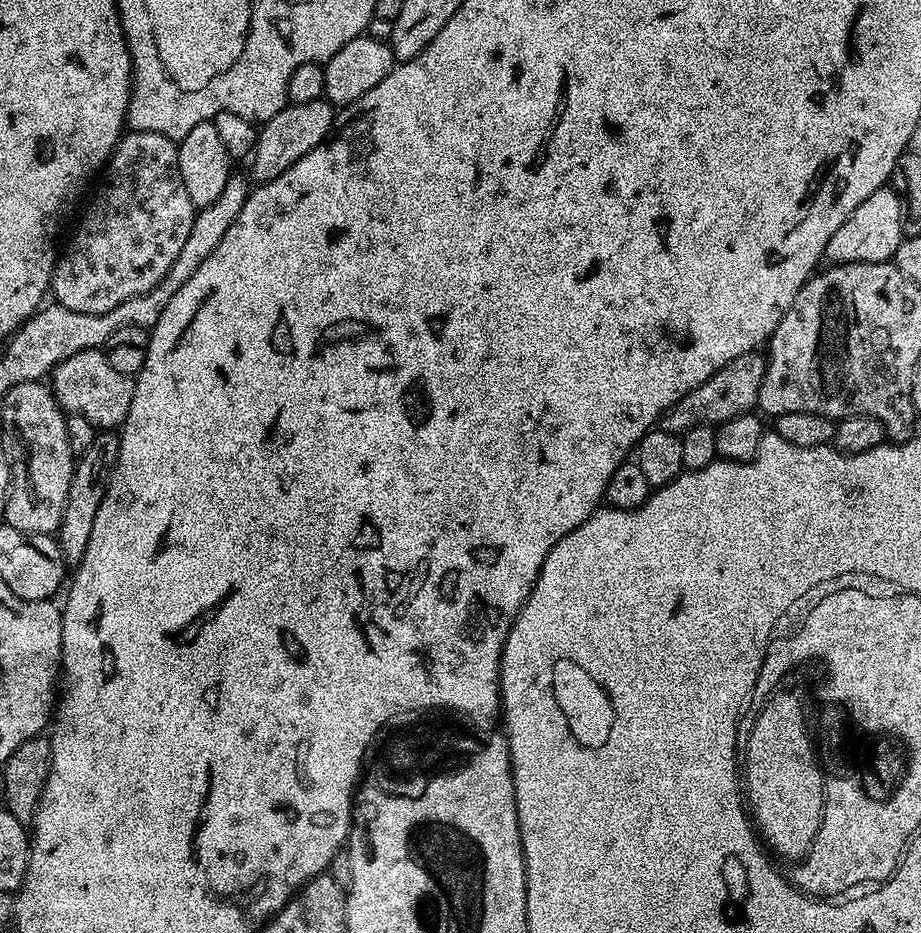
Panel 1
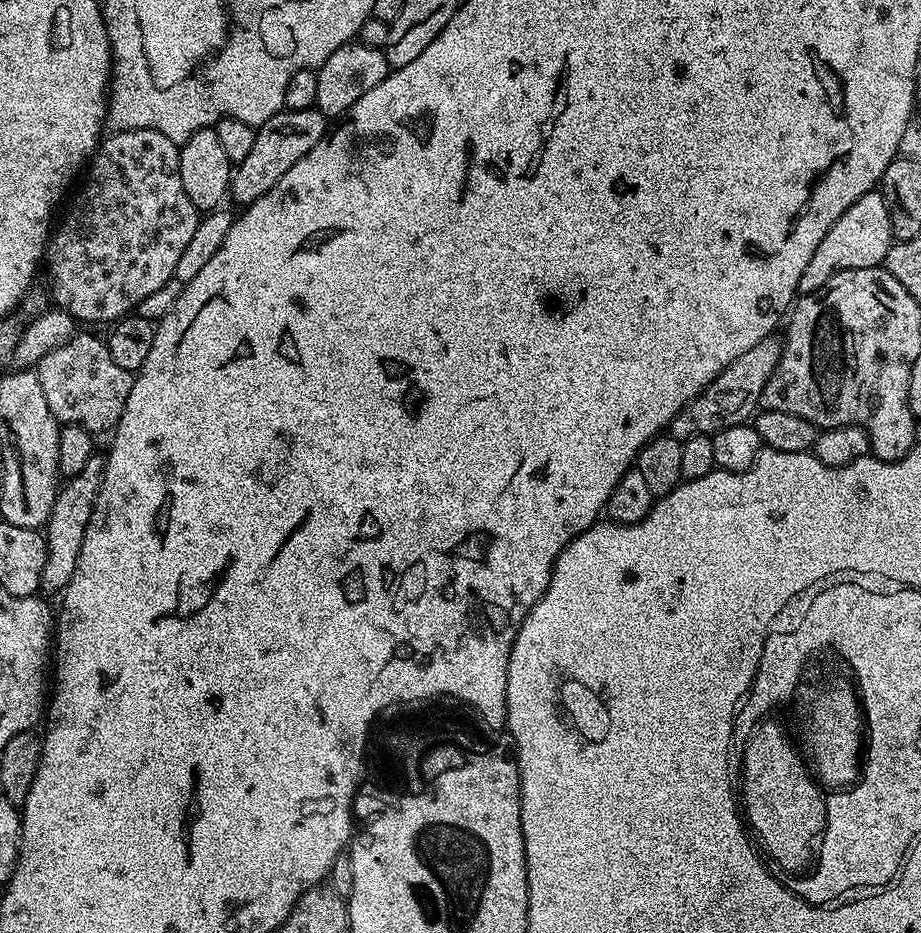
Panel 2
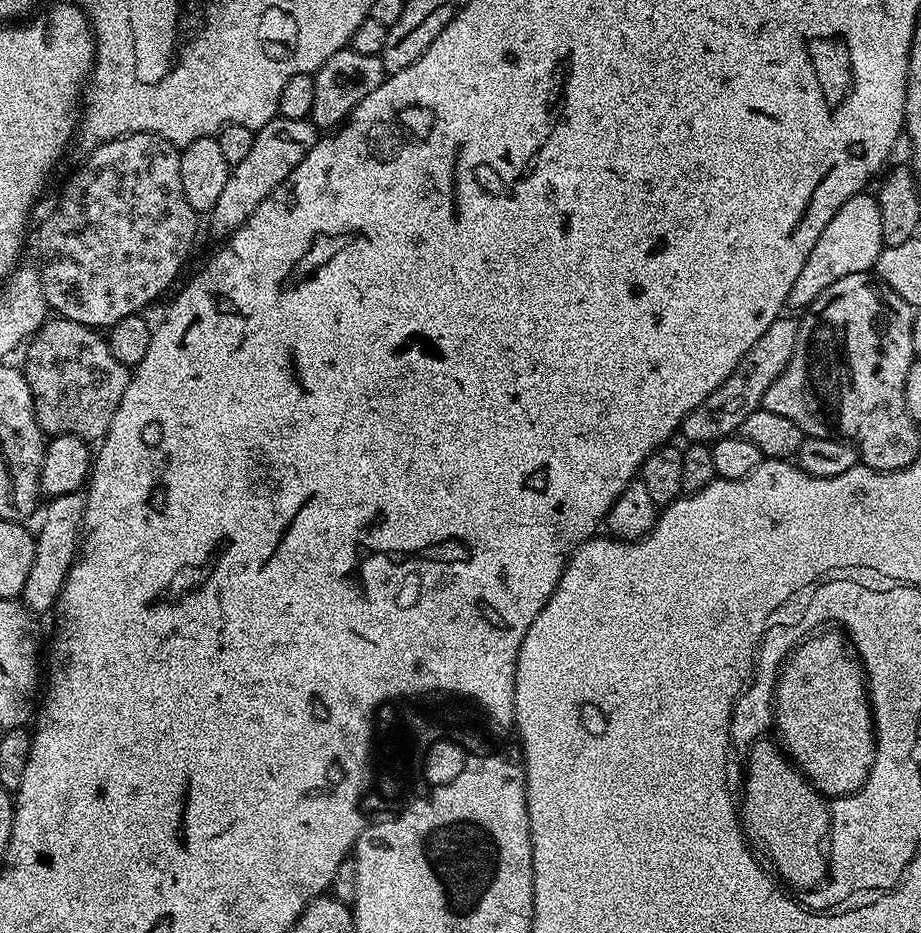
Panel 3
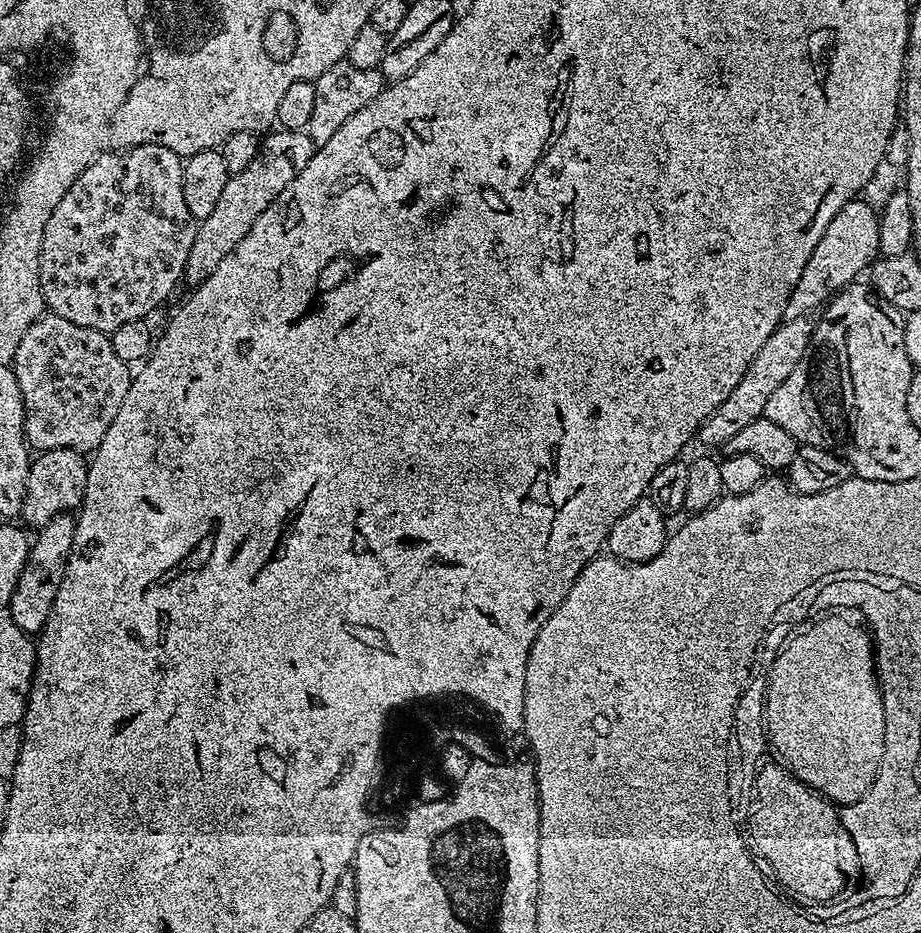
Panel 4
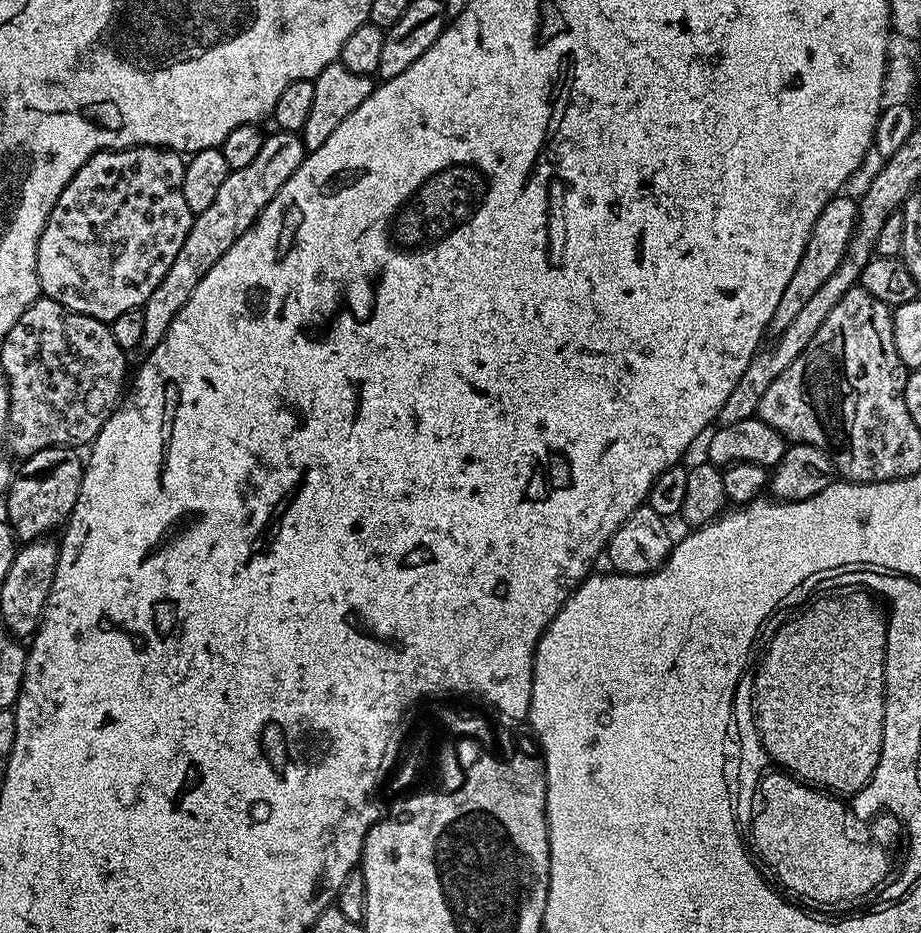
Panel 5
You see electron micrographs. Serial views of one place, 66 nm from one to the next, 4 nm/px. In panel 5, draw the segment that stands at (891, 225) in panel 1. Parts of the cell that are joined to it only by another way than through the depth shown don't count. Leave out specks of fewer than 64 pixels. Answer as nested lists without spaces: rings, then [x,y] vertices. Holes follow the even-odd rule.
[[[837,194],[822,210],[822,214],[818,214],[818,222],[814,222],[814,230],[806,242],[806,250],[798,262],[798,270],[794,270],[790,283],[786,285],[786,290],[782,293],[782,302],[778,302],[778,310],[774,310],[774,318],[768,324],[769,333],[779,334],[782,330],[786,330],[786,326],[794,322],[798,310],[802,310],[802,306],[810,302],[810,297],[816,293],[818,286],[822,286],[822,282],[826,282],[826,278],[830,278],[830,274],[838,270],[848,249],[850,238],[856,232],[858,211],[857,201],[844,195]]]

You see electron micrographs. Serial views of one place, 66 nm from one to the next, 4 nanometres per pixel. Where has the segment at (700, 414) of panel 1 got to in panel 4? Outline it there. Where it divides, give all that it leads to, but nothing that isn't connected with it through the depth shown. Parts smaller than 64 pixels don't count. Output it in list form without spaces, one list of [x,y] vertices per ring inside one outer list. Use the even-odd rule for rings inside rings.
[[[792,314],[781,319],[774,331],[766,338],[766,342],[762,342],[758,354],[754,354],[746,374],[742,374],[742,378],[730,390],[730,394],[726,394],[724,401],[700,423],[698,440],[704,444],[725,445],[734,434],[738,434],[738,430],[742,430],[749,422],[763,417],[764,407],[770,394],[774,394],[774,390],[778,390],[778,386],[786,382],[790,370],[798,366],[798,358],[806,354],[806,346],[810,342],[814,327],[813,321],[811,319],[808,321],[808,318],[804,314]]]

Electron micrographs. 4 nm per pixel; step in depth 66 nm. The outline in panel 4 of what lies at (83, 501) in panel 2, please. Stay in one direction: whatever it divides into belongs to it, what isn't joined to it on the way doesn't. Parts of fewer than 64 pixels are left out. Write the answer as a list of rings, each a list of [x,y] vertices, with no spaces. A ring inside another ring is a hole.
[[[59,514],[50,518],[50,522],[39,525],[35,529],[36,536],[34,532],[31,537],[26,564],[18,574],[14,592],[7,606],[14,622],[18,622],[18,626],[22,626],[26,633],[39,633],[48,620],[50,610],[54,606],[54,594],[58,594],[58,586],[64,577],[75,529],[76,521],[71,515]]]

